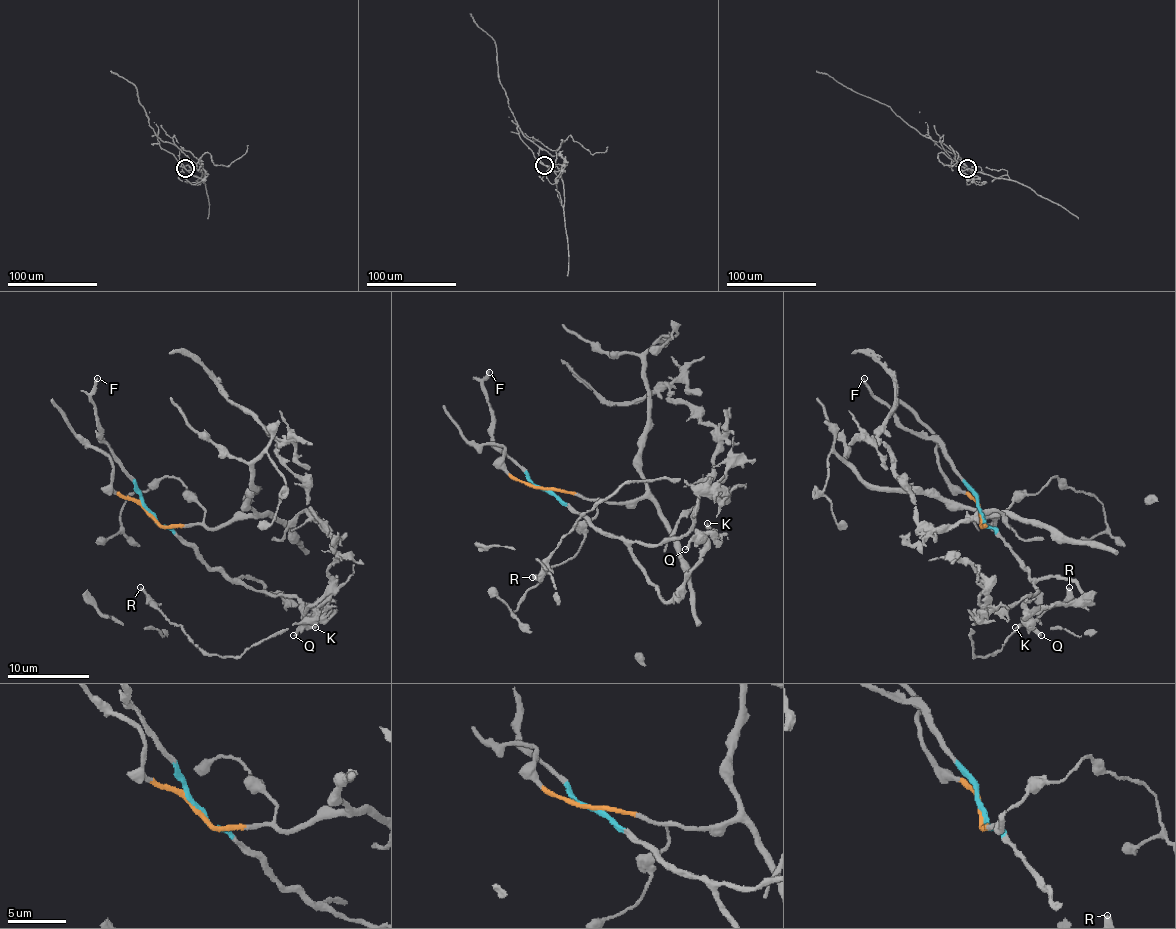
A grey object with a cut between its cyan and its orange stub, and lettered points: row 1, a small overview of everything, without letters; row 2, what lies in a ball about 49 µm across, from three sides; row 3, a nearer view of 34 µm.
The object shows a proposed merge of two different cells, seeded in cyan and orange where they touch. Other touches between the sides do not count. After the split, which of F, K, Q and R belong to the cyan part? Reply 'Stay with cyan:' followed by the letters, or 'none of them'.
Stay with cyan: F, K, Q, R

